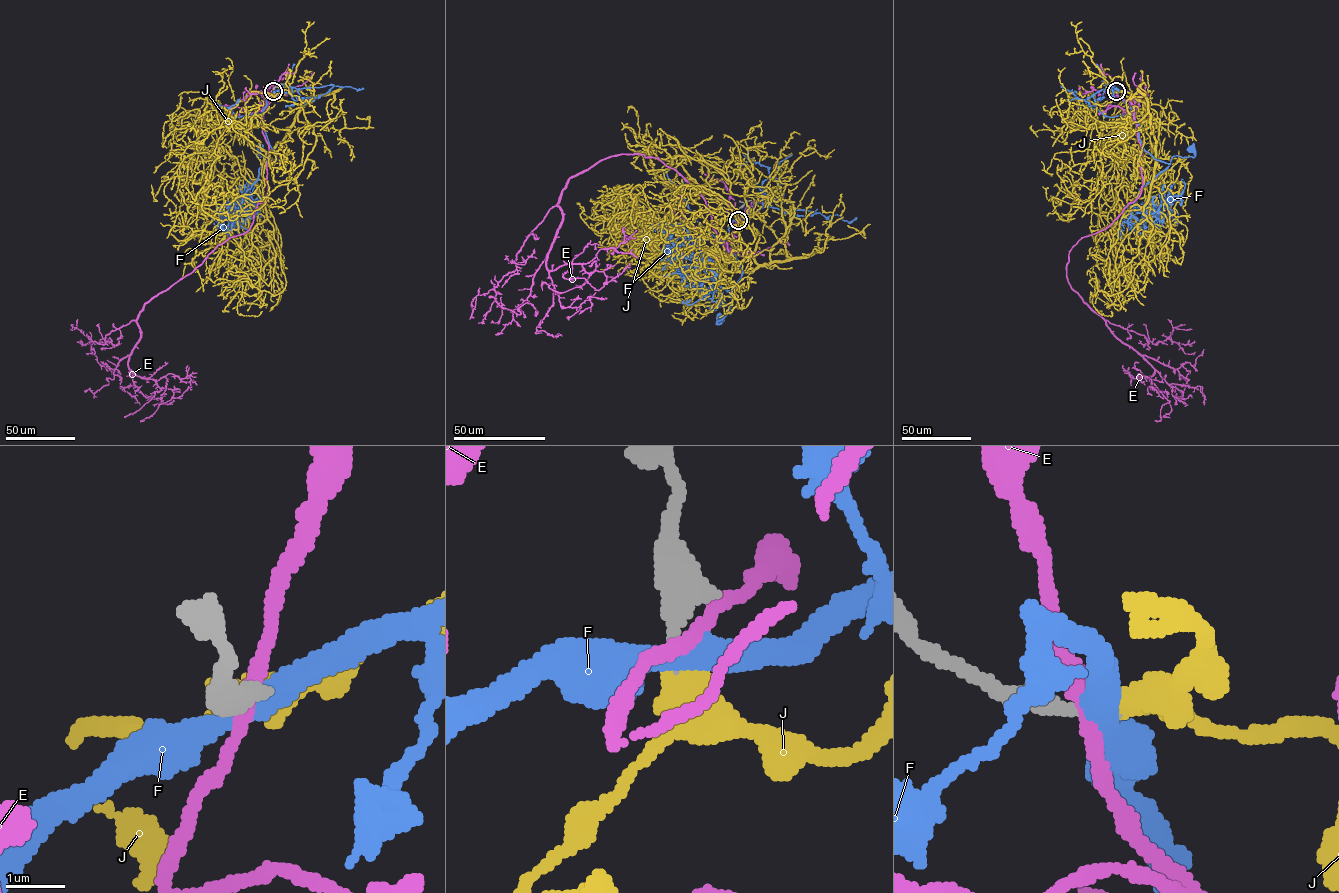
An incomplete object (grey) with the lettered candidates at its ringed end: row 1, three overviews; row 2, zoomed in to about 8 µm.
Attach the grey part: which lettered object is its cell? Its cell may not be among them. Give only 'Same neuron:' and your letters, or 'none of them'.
Same neuron: J

